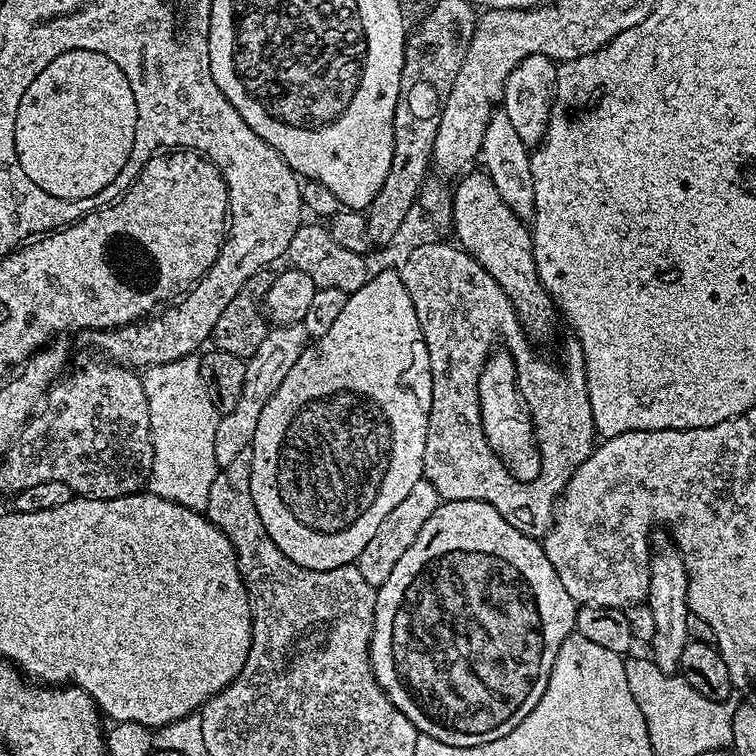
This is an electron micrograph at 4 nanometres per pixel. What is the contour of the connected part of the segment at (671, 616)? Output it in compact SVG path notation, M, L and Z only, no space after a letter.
M653 531L650 537L650 544L654 551L650 556L650 586L648 587L647 606L654 614L654 638L650 641L650 659L658 666L658 670L672 674L679 669L682 650L690 639L686 630L686 618L690 614L688 611L688 579L686 578L686 568L676 545L672 543L672 537L667 531Z

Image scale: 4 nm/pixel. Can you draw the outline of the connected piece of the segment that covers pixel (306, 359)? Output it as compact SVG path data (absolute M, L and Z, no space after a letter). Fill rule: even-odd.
M399 271L380 272L369 275L368 281L357 292L349 295L346 306L342 306L342 314L334 326L326 330L326 334L315 337L305 348L302 358L294 362L290 374L286 374L282 386L274 390L274 394L262 406L262 414L258 418L258 430L254 430L252 439L252 477L250 478L250 494L254 494L254 506L258 510L258 518L262 518L262 526L266 526L268 536L274 538L278 550L286 554L298 566L306 570L334 570L343 564L350 564L360 559L362 550L366 550L366 542L378 534L378 526L386 522L386 514L410 494L414 482L424 475L424 455L426 454L426 434L428 433L428 414L425 405L408 388L400 388L400 372L408 368L416 360L416 348L424 344L422 330L418 326L418 314L414 314L414 302L410 302L410 294L406 294L406 286L402 282Z

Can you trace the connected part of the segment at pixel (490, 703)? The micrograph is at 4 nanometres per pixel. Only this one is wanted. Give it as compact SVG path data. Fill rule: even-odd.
M445 500L430 514L426 526L418 530L418 538L410 545L410 550L402 554L398 566L390 573L390 578L376 589L376 609L374 610L374 630L370 658L372 673L382 686L382 690L414 722L417 732L438 738L438 742L446 742L450 746L482 746L486 742L494 742L494 738L506 738L514 726L518 726L538 706L538 698L548 685L550 670L554 666L554 658L558 658L558 650L562 642L572 635L576 626L577 602L566 594L566 586L562 586L562 578L550 566L550 558L546 558L544 545L539 540L532 540L526 534L514 530L498 510L486 502L473 500Z

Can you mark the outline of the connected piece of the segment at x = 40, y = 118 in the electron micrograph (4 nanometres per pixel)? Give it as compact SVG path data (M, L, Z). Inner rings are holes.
M81 48L70 50L54 58L54 62L50 62L34 82L30 82L30 90L26 90L26 94L22 94L22 102L18 102L18 118L14 122L18 162L22 170L26 170L26 178L30 178L34 186L42 186L48 196L59 200L96 197L120 180L122 166L126 166L134 146L137 122L134 90L130 90L130 82L126 82L126 74L122 74L121 68L110 62L106 54Z

